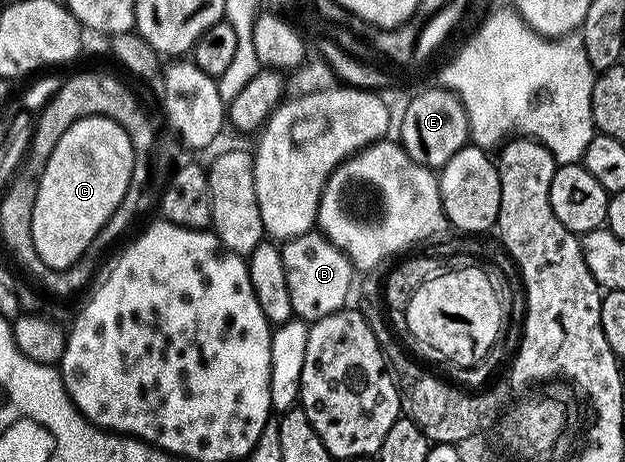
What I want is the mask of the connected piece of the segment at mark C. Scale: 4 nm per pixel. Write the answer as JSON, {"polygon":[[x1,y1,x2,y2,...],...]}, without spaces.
{"polygon":[[107,117,79,119,72,123,63,137,55,144,46,169,39,179,38,194,35,195,34,214,31,215,31,239,35,249,47,267,70,269,84,255,100,229,111,219,112,213,127,193,131,183,133,151,131,139,117,122]]}

